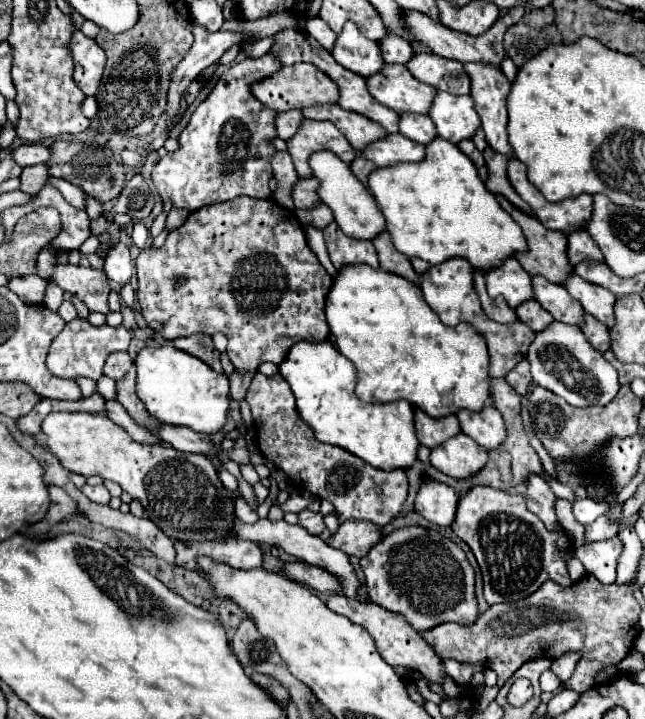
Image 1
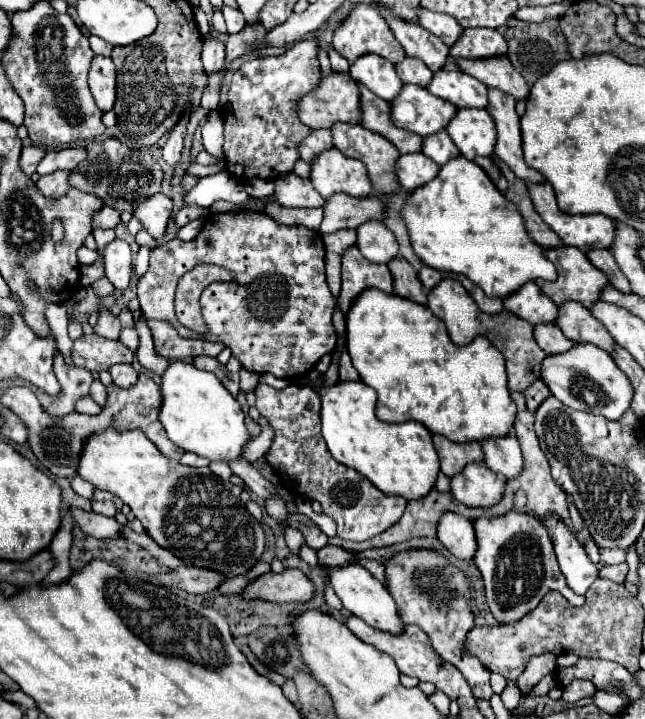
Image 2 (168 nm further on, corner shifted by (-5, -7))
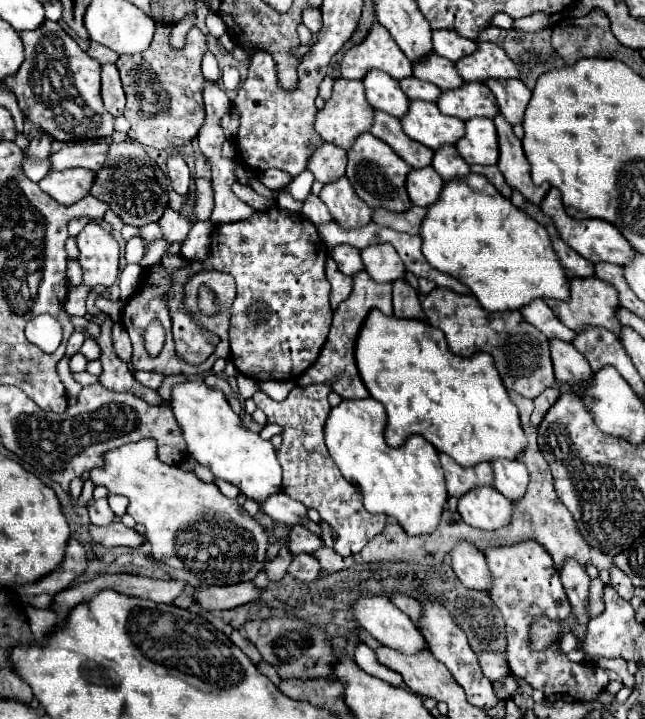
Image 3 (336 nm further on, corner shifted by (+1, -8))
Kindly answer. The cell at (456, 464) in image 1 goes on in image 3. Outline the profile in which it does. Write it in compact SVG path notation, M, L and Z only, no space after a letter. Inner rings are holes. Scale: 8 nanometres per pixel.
M477 487L459 499L459 515L475 529L495 531L511 523L513 503L495 487Z

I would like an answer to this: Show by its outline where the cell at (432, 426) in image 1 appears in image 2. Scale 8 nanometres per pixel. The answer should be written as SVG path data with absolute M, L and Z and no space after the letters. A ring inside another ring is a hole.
M435 434L433 444L439 454L441 472L449 478L455 476L459 470L463 470L465 464L475 462L475 460L483 460L483 452L481 452L479 442L467 442L467 446L459 446L459 442L447 442L447 438L439 438Z

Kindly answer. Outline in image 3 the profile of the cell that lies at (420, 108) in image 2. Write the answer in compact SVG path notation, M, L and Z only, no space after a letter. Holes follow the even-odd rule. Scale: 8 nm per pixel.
M411 101L409 113L401 117L403 131L417 143L437 151L443 145L455 145L465 135L465 123L449 115L441 115L435 103Z

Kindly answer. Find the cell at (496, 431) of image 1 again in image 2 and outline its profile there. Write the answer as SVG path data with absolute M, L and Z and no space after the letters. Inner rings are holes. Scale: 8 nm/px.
M515 436L507 438L487 438L487 442L481 442L485 464L503 478L515 478L519 476L523 468L523 458L519 450L519 442Z

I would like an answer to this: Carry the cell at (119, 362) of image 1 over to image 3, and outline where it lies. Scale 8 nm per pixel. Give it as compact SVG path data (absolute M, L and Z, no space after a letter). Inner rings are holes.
M107 317L107 321L100 326L100 336L96 339L101 347L99 361L103 363L103 373L99 375L99 381L109 391L127 391L141 399L145 399L149 405L161 405L163 399L157 395L157 391L151 391L149 387L143 387L127 369L127 365L117 359L113 351L112 327L113 319Z

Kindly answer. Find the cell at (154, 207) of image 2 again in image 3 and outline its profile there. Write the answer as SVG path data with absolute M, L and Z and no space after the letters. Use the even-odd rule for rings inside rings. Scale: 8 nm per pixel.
M171 207L165 209L165 215L159 219L159 225L163 229L163 235L167 241L185 241L191 227L193 227L193 221L179 215L177 211L173 211Z

